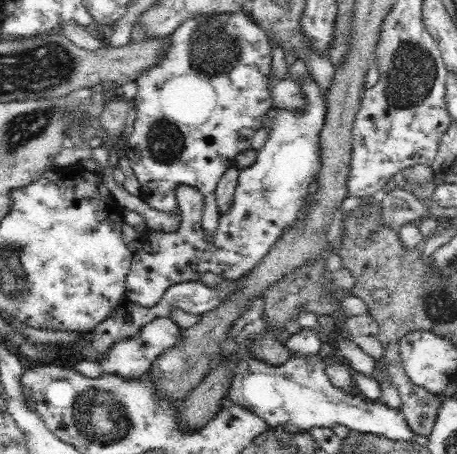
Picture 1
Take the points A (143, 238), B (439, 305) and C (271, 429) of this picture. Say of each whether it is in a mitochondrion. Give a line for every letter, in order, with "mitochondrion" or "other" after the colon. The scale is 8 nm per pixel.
A: other
B: mitochondrion
C: other

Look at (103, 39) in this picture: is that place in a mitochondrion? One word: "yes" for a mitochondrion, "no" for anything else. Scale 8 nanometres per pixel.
no

